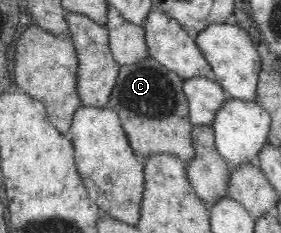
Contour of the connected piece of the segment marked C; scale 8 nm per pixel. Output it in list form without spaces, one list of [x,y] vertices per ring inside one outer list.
[[[152,56],[131,65],[120,65],[108,107],[118,113],[127,141],[138,156],[145,158],[155,153],[167,153],[184,162],[195,157],[195,148],[191,143],[193,126],[189,121],[183,81]]]

